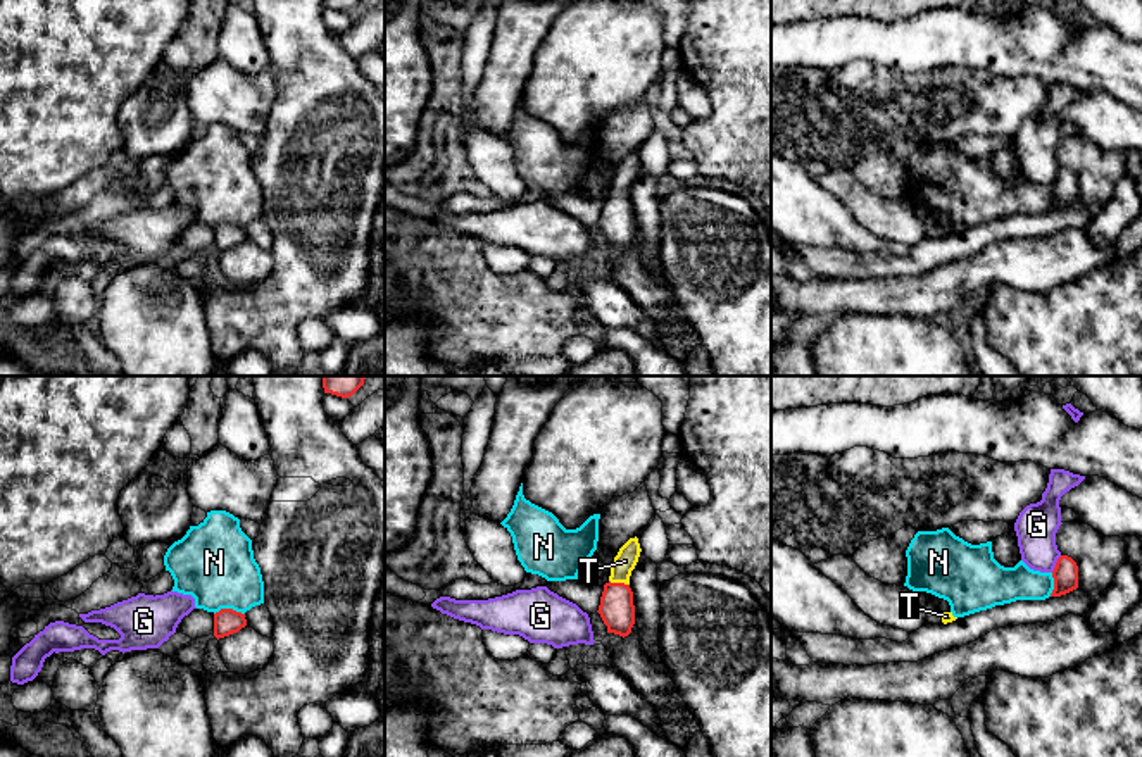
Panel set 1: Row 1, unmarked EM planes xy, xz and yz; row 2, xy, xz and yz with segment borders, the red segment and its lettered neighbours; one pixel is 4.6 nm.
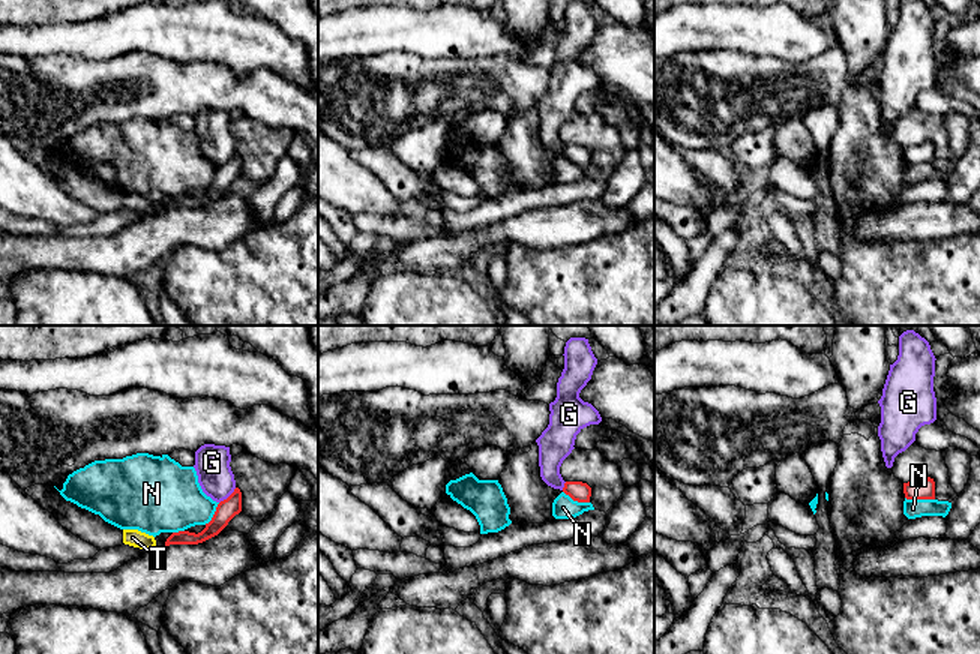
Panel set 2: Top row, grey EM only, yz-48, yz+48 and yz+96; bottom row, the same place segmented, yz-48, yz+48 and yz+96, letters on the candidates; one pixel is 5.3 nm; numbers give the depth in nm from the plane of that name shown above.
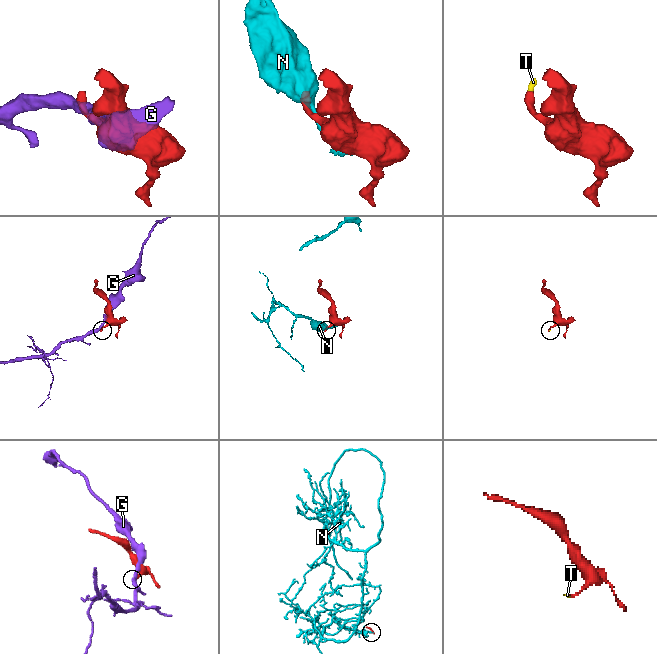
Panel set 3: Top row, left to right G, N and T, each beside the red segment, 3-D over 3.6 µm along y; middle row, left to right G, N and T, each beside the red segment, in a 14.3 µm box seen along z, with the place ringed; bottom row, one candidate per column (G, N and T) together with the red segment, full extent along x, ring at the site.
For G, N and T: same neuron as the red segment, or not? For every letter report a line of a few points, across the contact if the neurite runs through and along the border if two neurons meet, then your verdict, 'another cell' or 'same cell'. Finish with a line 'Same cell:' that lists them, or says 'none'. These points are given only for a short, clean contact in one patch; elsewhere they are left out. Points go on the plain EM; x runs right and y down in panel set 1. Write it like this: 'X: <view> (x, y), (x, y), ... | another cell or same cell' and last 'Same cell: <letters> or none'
G: another cell
N: another cell
T: xz (616, 223), (620, 197), (620, 185), (625, 175) | same cell
Same cell: T

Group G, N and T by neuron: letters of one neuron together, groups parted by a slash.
G / N / T

